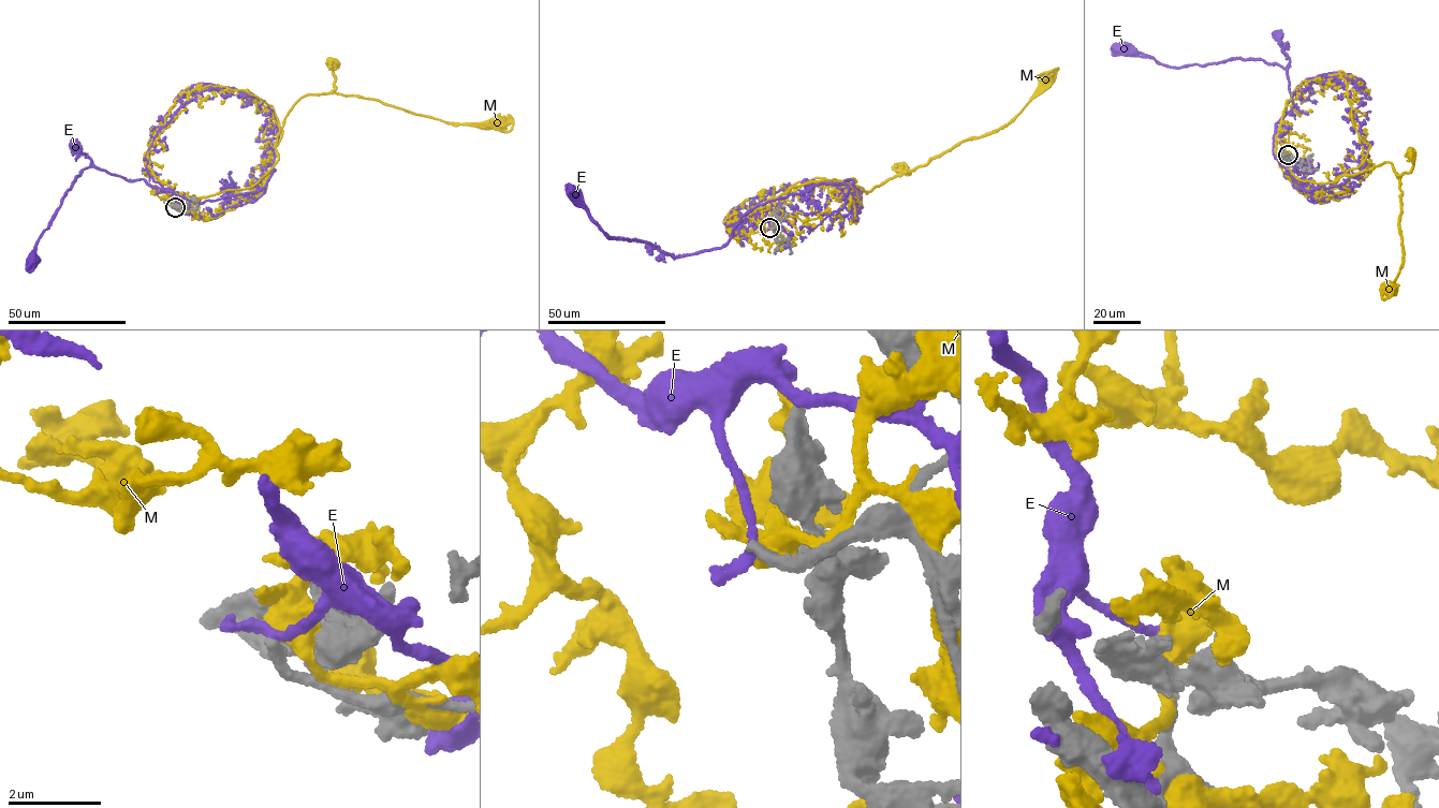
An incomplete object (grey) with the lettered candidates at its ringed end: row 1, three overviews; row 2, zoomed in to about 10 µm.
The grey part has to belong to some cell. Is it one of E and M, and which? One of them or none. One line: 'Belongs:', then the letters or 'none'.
Belongs: none

